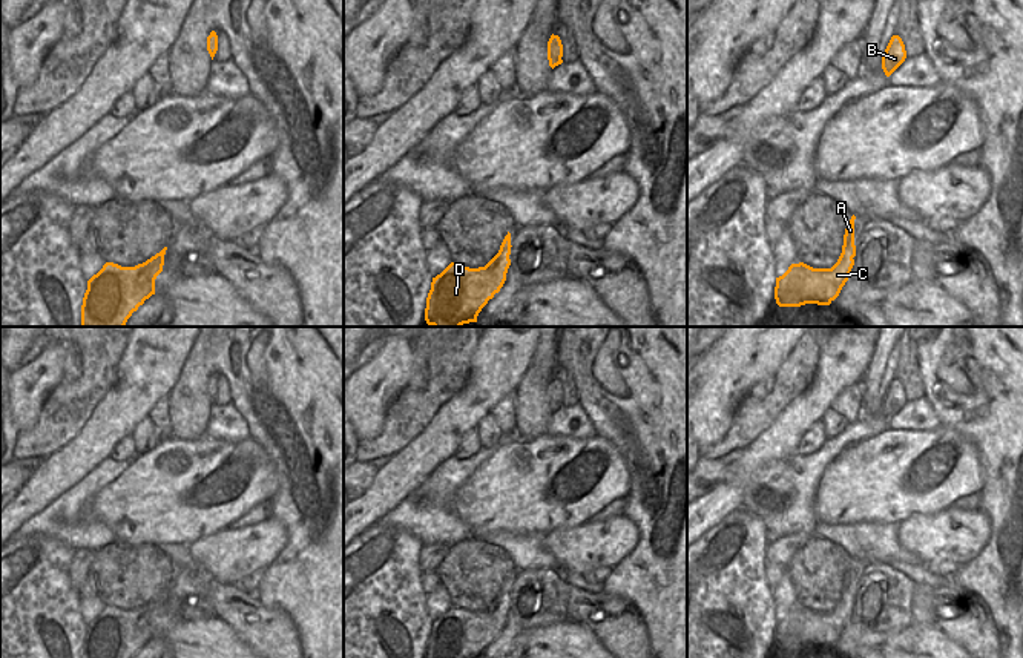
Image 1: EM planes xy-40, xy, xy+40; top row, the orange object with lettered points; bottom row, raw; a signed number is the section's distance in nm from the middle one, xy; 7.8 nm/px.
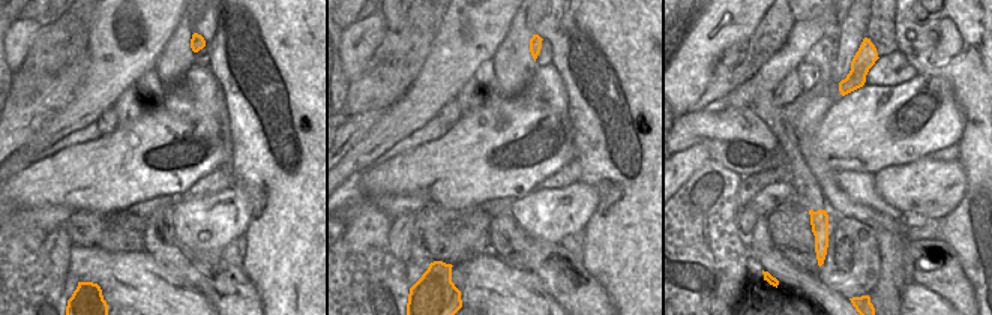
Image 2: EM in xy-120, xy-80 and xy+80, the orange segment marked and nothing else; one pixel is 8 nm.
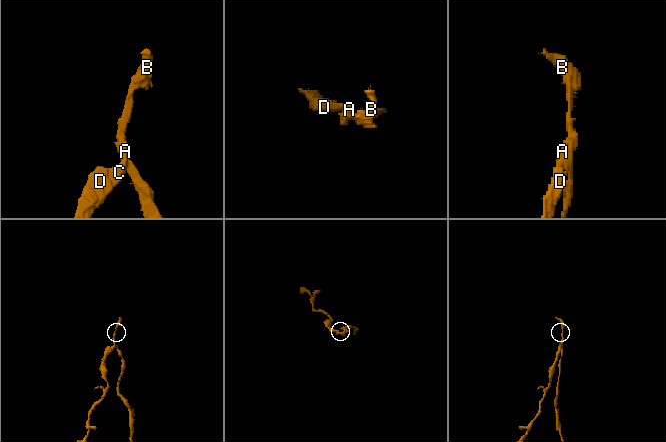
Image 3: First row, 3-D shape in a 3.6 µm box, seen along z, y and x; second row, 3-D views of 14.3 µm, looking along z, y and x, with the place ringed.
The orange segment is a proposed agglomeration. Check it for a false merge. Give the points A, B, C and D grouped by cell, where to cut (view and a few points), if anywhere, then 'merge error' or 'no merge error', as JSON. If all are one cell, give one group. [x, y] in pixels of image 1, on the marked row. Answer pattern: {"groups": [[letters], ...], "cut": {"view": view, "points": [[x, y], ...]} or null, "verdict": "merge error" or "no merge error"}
{"groups": [["A", "B"], ["C", "D"]], "cut": {"view": "xy+40", "points": [[848, 238], [853, 256]]}, "verdict": "merge error"}

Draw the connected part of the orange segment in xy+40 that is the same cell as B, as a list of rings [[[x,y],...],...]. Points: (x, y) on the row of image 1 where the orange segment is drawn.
[[[893,35],[885,54],[882,57],[882,69],[886,77],[890,77],[906,58],[906,51],[902,38],[899,35]]]

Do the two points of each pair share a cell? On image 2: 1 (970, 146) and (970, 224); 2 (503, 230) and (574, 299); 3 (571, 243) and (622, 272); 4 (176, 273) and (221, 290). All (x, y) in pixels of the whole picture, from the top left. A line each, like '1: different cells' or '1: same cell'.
1: same cell
2: same cell
3: different cells
4: same cell

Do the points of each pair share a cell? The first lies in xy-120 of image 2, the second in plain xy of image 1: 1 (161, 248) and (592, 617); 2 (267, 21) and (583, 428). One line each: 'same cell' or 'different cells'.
1: same cell
2: different cells

